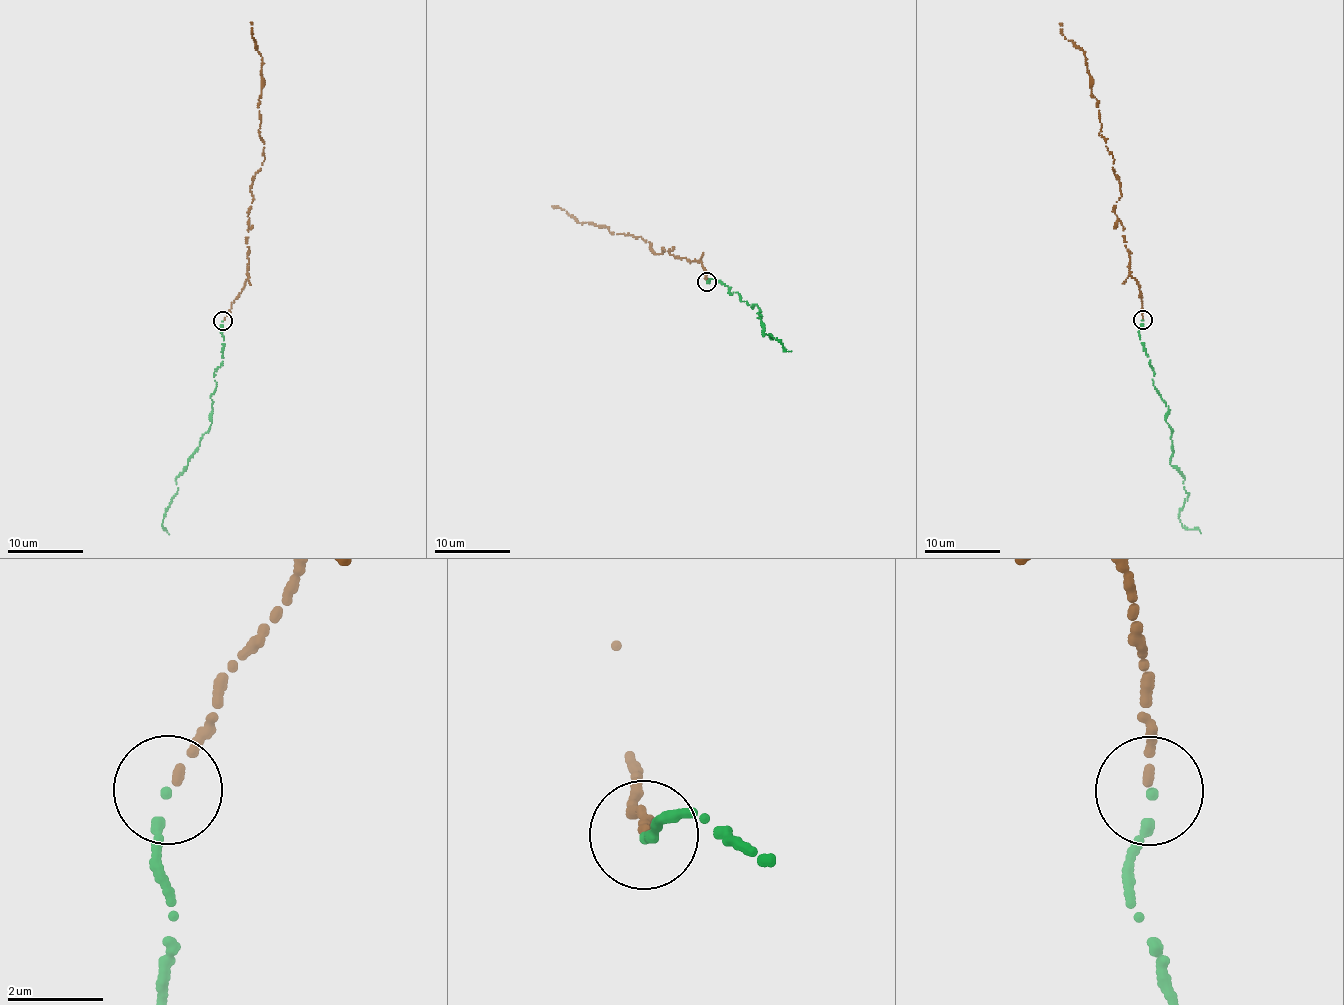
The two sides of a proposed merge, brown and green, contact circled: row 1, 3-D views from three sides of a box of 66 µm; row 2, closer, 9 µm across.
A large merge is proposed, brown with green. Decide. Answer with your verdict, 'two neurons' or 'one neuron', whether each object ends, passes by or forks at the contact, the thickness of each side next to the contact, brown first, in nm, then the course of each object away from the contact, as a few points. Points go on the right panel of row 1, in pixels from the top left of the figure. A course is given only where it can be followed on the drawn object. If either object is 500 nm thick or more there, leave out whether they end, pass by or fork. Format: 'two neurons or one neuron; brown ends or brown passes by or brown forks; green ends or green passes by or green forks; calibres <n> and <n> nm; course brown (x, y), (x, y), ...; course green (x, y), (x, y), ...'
one neuron; brown ends; green ends; calibres 150 and 190 nm; course brown (1142, 318), (1114, 207), (1120, 184), (1099, 133), (1099, 101), (1082, 50), (1062, 35), (1059, 23); course green (1142, 320), (1153, 385), (1168, 408), (1170, 464), (1188, 497), (1178, 518), (1201, 533)

